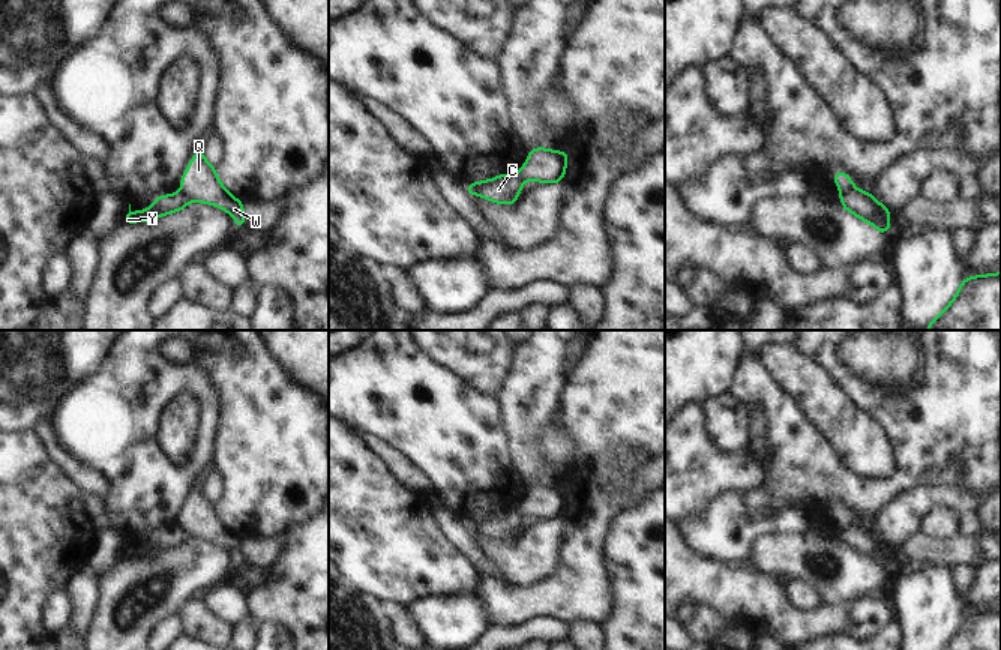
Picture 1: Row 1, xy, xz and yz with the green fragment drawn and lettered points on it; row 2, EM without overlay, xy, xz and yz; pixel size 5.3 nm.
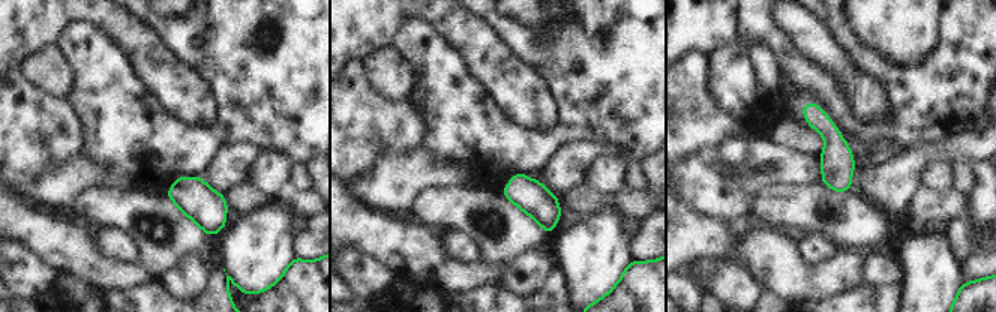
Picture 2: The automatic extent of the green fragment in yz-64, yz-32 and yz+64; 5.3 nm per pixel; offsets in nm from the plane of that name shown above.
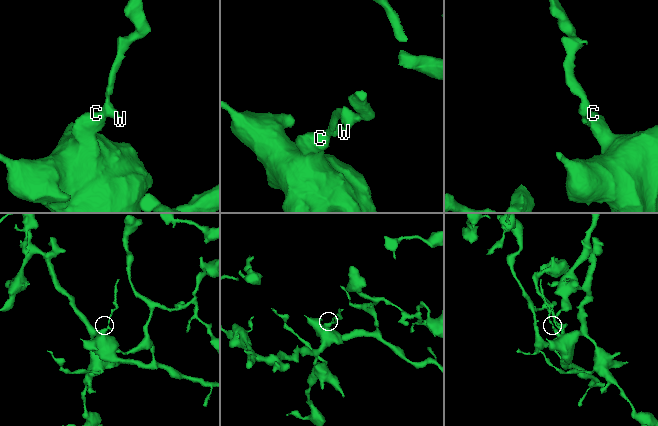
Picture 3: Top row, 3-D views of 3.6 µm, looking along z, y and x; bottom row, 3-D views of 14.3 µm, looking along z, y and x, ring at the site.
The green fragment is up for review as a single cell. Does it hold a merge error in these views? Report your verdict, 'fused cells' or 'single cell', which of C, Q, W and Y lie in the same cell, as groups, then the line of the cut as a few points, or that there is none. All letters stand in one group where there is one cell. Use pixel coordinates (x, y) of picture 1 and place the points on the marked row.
fused cells | C Y / Q W | xy (182, 188), (189, 200)

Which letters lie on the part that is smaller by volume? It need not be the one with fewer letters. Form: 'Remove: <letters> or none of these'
Remove: Q, W

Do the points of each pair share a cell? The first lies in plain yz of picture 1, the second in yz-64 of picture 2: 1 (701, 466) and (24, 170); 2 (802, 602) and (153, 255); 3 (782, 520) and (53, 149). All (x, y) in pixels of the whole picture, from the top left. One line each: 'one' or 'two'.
1: one
2: two
3: two

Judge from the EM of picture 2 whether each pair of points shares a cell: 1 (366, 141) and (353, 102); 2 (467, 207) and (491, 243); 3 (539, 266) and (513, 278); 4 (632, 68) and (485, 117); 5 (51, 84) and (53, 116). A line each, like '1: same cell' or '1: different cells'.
1: same cell
2: same cell
3: same cell
4: same cell
5: different cells

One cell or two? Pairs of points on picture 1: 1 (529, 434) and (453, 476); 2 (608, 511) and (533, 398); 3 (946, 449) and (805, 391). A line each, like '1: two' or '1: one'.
1: two
2: two
3: two

